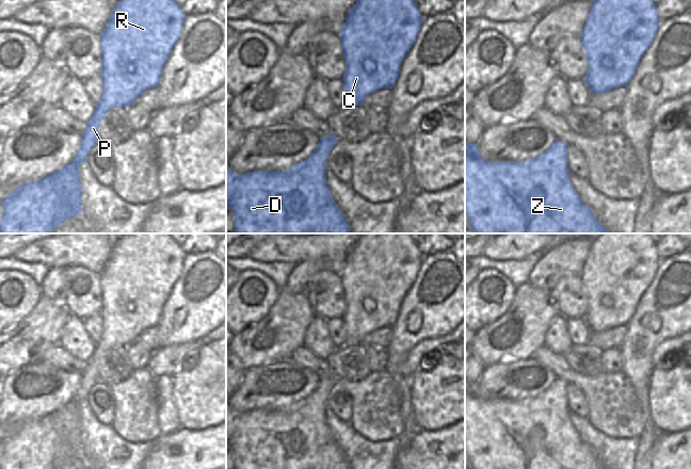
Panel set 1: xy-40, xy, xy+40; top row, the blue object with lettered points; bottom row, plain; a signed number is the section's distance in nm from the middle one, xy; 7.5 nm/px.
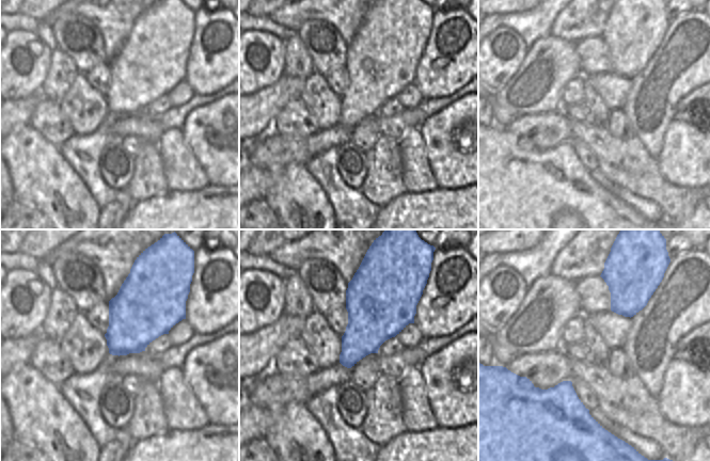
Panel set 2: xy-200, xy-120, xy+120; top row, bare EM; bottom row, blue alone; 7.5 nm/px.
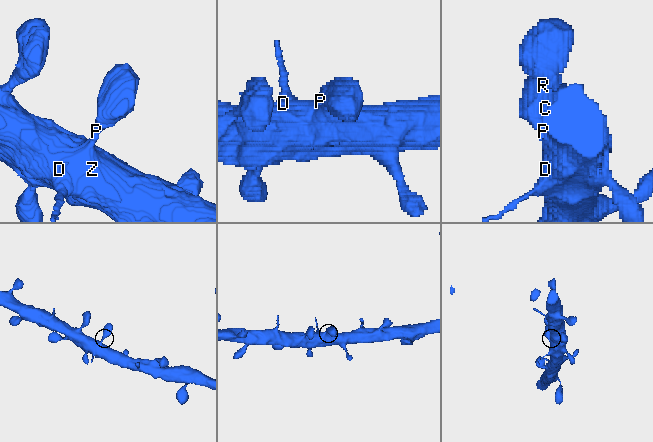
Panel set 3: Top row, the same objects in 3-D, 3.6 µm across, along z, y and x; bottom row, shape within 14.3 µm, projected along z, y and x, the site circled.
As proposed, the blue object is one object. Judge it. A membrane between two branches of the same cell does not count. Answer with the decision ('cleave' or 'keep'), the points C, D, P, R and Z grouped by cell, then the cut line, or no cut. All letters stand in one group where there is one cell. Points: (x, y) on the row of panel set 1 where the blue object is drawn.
keep; groups C D P R Z; cut none

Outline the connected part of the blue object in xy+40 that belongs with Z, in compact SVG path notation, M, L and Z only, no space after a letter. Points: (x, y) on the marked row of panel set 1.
M557 140L545 152L534 159L513 163L511 161L485 161L478 149L478 144L465 142L465 214L469 220L469 229L473 233L611 233L579 198L569 181L567 168L567 145Z

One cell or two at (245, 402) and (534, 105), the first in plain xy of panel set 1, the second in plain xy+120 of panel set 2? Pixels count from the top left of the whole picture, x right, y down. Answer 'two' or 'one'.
two

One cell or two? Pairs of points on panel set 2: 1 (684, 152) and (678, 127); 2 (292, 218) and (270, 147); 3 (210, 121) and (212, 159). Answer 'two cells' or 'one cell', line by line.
1: one cell
2: two cells
3: one cell

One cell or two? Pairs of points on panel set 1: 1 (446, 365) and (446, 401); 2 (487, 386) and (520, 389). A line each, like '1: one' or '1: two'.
1: one
2: one

